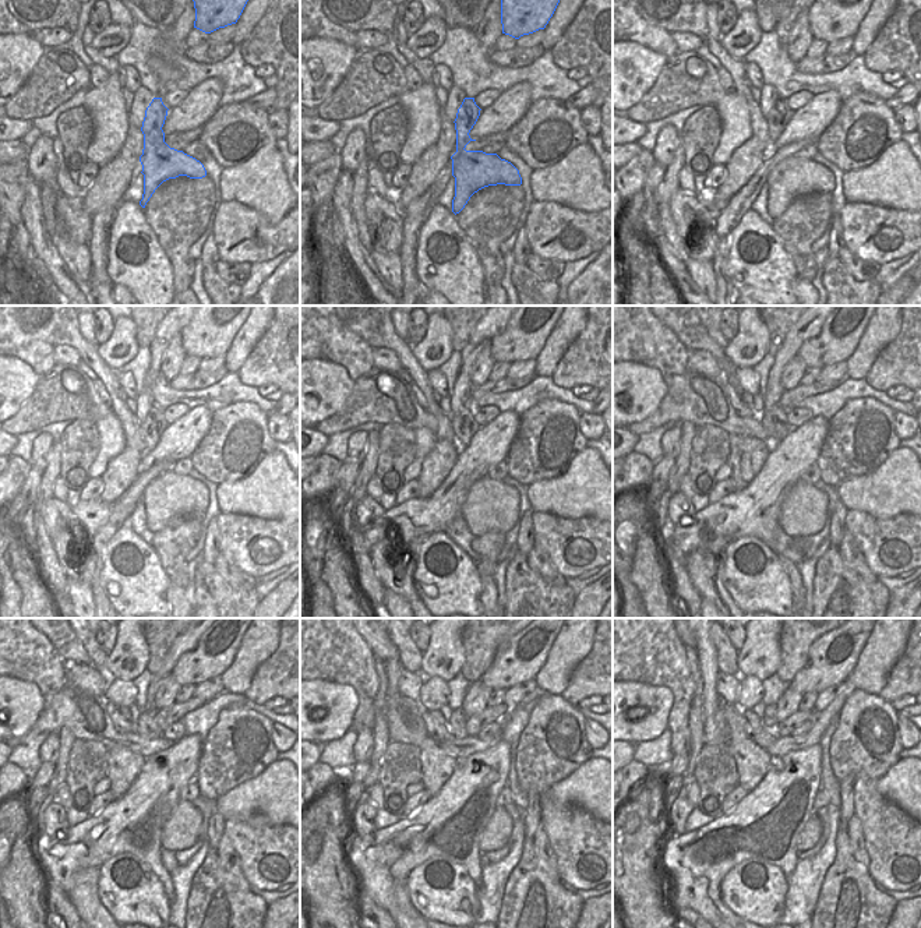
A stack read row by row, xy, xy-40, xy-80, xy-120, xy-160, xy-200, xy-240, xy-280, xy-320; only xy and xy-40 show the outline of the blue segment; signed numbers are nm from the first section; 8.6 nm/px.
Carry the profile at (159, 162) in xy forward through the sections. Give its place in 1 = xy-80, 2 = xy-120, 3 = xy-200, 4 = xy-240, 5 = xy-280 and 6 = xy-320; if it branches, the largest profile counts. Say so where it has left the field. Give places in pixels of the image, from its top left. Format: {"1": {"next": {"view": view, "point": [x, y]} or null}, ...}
{"1": {"next": {"view": "xy-80", "point": [793, 177]}}, "2": {"next": {"view": "xy-120", "point": [169, 494]}}, "3": {"next": {"view": "xy-200", "point": [804, 512]}}, "4": {"next": {"view": "xy-240", "point": [182, 831]}}, "5": {"next": {"view": "xy-280", "point": [497, 832]}}, "6": {"next": {"view": "xy-320", "point": [812, 829]}}}

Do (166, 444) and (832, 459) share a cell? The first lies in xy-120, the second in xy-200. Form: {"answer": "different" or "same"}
{"answer": "different"}

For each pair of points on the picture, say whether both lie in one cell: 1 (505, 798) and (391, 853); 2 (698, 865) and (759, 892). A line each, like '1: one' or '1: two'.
1: two
2: two

